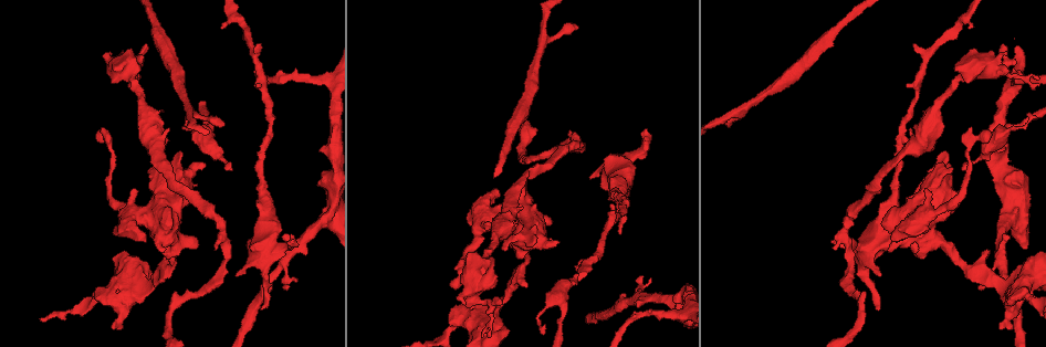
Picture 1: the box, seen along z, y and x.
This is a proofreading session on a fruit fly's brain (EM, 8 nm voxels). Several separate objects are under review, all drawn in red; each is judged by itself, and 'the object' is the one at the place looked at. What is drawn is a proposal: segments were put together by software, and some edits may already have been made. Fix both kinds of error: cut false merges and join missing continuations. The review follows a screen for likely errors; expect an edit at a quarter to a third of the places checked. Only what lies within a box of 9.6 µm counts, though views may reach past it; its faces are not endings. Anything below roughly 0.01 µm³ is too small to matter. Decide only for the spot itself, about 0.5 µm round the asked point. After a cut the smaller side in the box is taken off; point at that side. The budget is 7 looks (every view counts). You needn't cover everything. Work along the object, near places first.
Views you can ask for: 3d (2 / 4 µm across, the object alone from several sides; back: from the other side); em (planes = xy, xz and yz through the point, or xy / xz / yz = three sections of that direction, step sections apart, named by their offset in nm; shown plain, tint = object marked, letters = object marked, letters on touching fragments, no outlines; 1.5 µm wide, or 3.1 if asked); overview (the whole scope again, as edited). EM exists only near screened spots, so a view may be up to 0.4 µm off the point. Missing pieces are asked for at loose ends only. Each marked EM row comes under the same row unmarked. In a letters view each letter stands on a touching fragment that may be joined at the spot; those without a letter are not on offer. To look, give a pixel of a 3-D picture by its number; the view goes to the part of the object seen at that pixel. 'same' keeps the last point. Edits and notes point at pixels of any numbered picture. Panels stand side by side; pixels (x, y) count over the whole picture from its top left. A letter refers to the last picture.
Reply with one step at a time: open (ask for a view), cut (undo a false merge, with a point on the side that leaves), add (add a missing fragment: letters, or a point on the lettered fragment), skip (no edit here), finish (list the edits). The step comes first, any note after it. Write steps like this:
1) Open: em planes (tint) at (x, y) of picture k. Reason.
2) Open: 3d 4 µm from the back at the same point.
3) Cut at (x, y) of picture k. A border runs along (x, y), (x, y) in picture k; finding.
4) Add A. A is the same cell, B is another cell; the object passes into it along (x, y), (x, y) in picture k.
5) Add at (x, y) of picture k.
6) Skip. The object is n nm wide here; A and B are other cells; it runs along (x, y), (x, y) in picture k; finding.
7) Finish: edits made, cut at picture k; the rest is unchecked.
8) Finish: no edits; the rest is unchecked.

Open: em planes (letters) at (646, 128) of picture 1. Branch stops here.

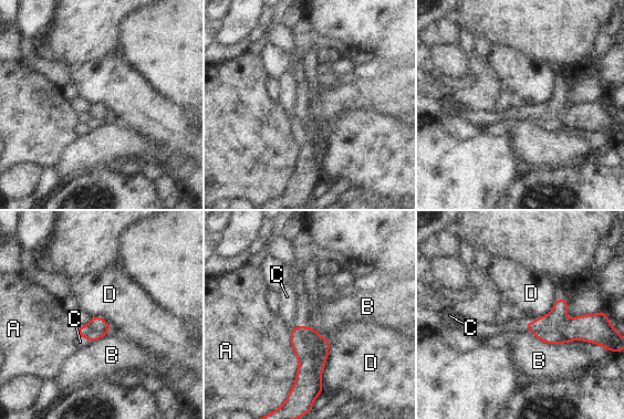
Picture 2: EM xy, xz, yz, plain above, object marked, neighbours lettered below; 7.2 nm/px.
Add C. C is the same cell, A, B and D are other cells; the object passes into it along (97, 327), (84, 336), (80, 342) in picture 2; the neuron continues.

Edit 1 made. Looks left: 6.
Open: em xy step 8 (letters) at (111, 53) of picture 1.

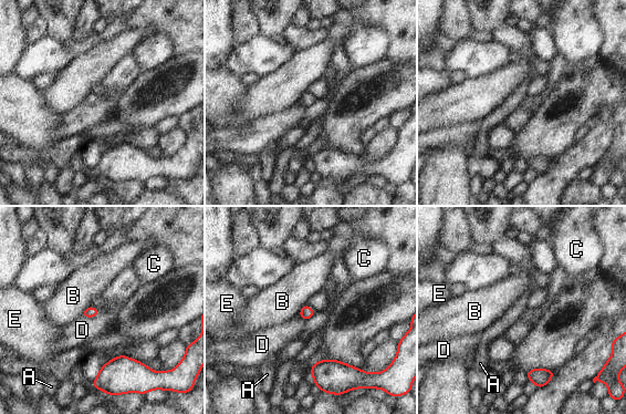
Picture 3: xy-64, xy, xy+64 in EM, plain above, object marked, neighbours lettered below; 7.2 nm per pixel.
Skip. A, B, C, D and E are other cells; none of them fits.

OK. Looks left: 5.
Open: 3d 2 µm at (962, 169) of picture 1. Branch stops here.

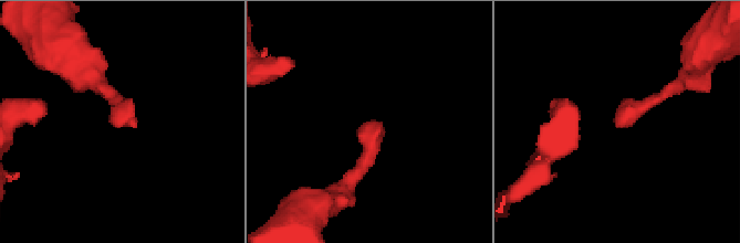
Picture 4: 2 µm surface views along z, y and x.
Open: em planes (letters) at (621, 124) of picture 4.

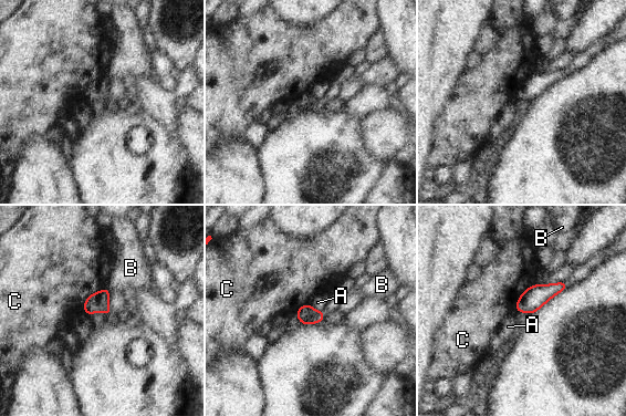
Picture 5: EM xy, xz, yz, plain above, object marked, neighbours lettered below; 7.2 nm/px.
Skip. A, B and C are other cells; a border runs along (309, 303), (316, 310), (322, 311) in picture 5; none of them fits.

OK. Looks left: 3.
Finish: edits made, add at picture 2; the rest is unchecked.

